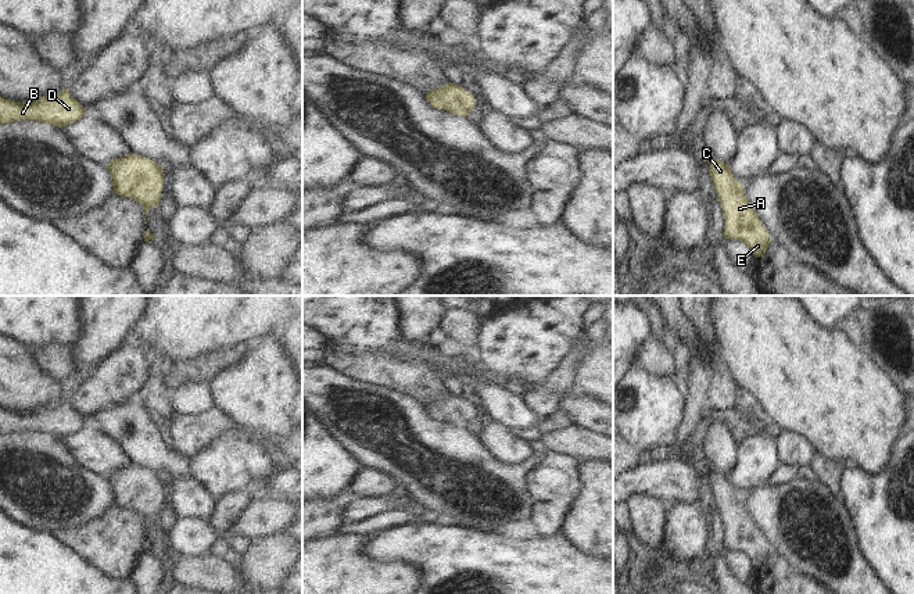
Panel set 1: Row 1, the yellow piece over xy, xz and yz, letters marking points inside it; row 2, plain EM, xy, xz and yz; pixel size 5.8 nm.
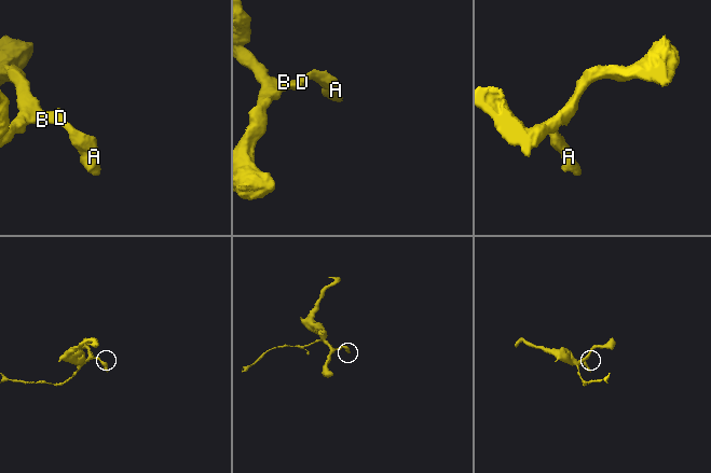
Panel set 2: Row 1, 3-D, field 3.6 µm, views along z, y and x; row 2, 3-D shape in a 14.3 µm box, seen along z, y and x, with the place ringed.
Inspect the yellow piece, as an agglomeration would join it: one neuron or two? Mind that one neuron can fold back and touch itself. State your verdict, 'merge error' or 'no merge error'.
no merge error

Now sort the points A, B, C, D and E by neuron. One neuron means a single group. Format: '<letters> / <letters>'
A B C D E

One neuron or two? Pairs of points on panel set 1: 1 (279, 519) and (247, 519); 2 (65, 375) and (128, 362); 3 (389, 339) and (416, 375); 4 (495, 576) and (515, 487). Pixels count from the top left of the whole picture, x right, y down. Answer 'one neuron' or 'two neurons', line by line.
1: one neuron
2: two neurons
3: two neurons
4: two neurons

